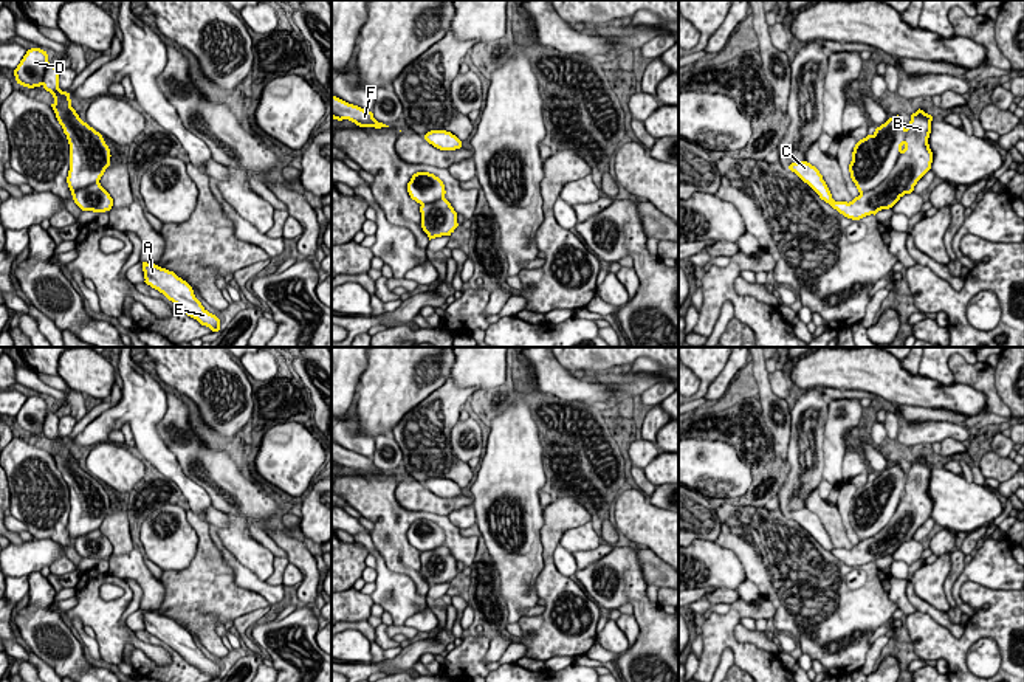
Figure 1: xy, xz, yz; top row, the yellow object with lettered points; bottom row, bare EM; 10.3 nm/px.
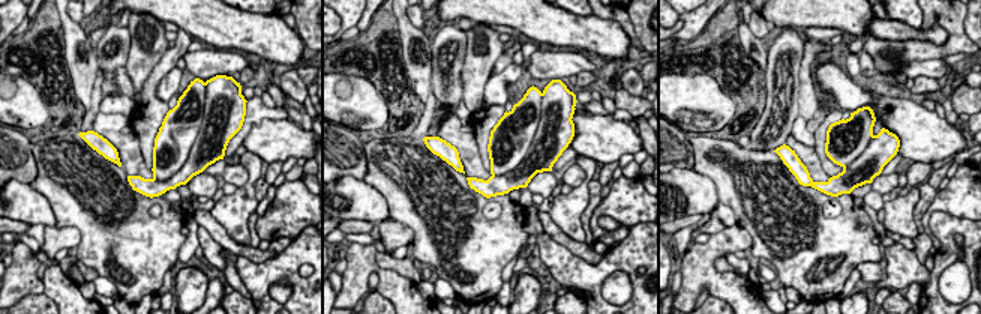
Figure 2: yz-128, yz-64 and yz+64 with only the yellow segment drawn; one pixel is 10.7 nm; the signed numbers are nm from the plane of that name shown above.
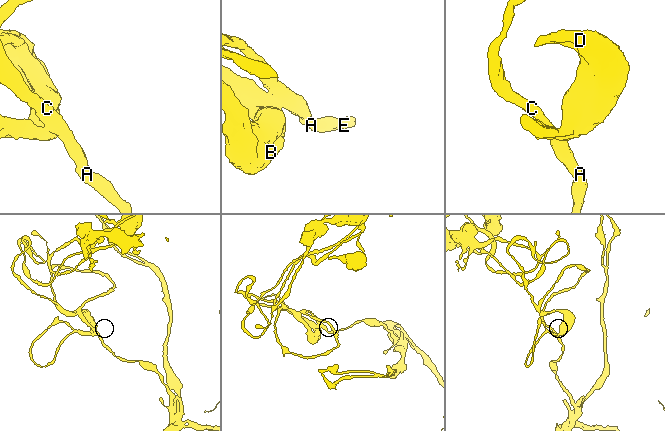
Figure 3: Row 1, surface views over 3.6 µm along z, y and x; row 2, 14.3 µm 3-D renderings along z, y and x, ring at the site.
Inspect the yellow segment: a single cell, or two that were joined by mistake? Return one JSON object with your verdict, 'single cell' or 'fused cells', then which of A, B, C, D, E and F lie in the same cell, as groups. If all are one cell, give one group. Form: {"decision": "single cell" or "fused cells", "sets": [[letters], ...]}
{"decision": "single cell", "sets": [["A", "B", "C", "D", "E", "F"]]}

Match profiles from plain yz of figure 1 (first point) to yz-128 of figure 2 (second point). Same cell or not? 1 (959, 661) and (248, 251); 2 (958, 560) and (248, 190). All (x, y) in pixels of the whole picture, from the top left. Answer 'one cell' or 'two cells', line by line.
1: two cells
2: two cells

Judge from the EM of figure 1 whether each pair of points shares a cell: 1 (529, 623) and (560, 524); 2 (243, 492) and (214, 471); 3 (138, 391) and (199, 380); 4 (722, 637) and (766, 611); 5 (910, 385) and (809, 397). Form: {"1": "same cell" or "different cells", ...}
{"1": "same cell", "2": "same cell", "3": "different cells", "4": "same cell", "5": "different cells"}

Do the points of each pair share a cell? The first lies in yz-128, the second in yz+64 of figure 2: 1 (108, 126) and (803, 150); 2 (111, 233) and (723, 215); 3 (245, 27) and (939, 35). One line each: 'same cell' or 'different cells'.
1: same cell
2: different cells
3: same cell

